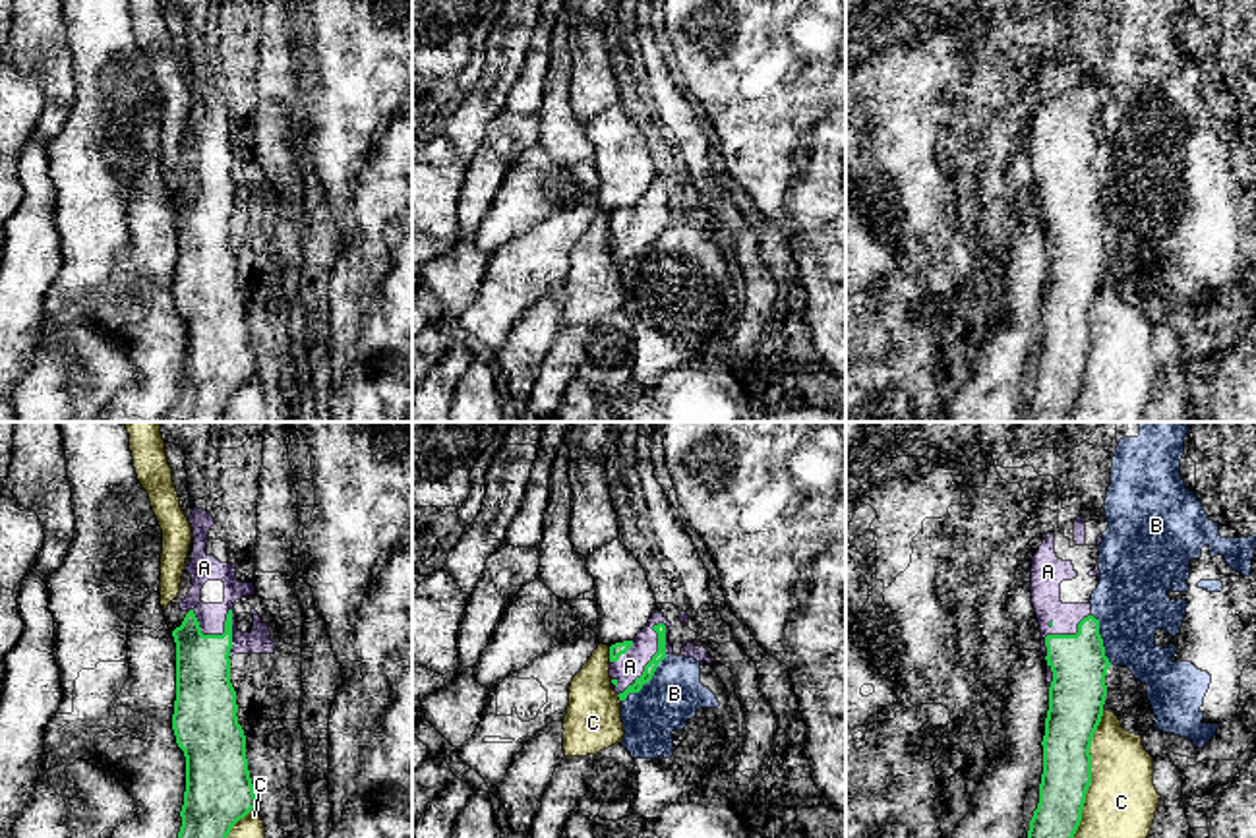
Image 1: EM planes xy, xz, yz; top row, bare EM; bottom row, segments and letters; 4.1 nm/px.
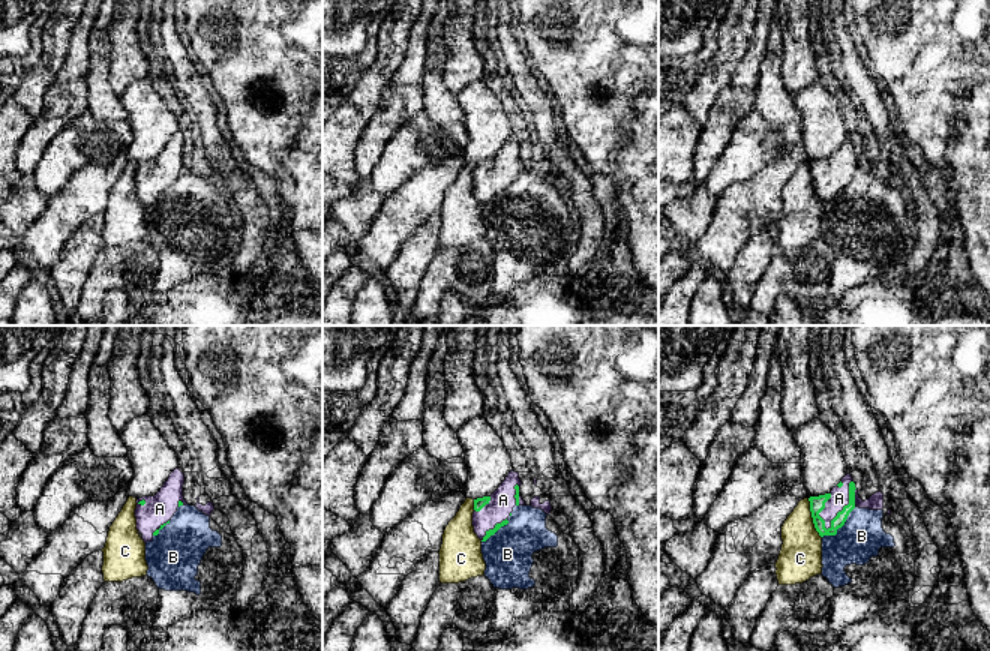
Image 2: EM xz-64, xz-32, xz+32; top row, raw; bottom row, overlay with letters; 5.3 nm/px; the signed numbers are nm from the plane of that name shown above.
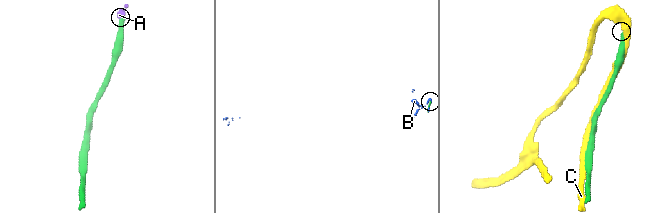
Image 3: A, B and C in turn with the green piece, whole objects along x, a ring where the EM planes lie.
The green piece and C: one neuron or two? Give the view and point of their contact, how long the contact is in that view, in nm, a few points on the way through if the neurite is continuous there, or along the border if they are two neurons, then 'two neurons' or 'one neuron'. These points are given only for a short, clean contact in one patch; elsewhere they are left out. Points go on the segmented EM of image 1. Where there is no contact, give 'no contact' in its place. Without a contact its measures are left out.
meets green in yz at (1090, 773); contact 550 nm long; two neurons

